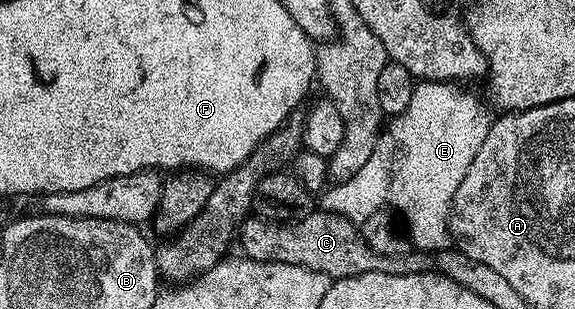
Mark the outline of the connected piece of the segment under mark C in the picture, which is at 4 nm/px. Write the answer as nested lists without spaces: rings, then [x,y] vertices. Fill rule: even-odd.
[[[317,209],[310,216],[297,222],[274,222],[259,216],[249,216],[240,225],[238,242],[243,257],[259,262],[281,262],[298,264],[314,272],[322,272],[333,280],[362,276],[362,272],[377,270],[387,274],[427,274],[433,269],[431,253],[413,249],[402,256],[382,256],[374,252],[361,238],[360,231],[340,214]]]

